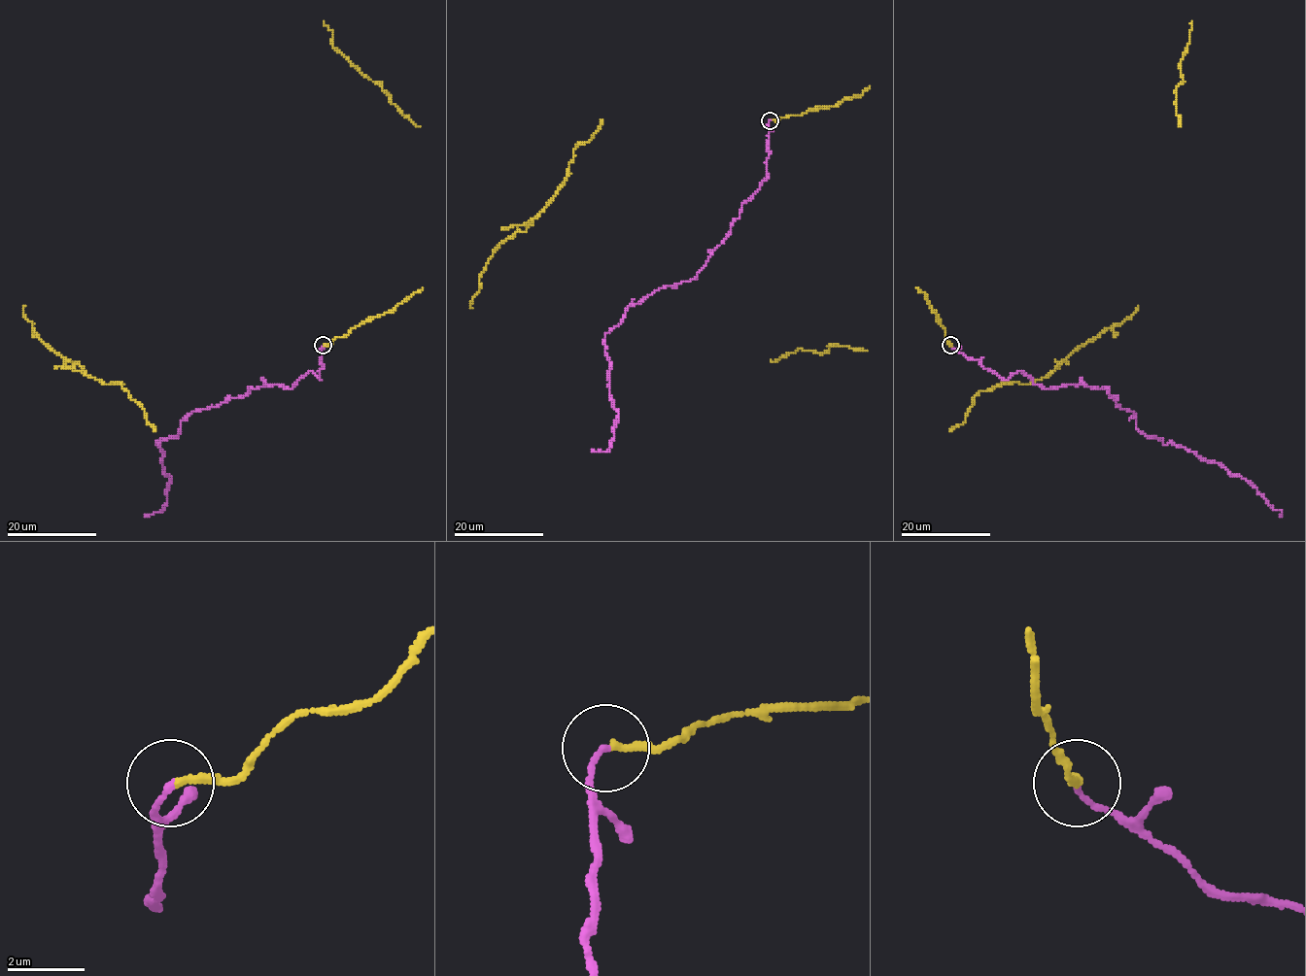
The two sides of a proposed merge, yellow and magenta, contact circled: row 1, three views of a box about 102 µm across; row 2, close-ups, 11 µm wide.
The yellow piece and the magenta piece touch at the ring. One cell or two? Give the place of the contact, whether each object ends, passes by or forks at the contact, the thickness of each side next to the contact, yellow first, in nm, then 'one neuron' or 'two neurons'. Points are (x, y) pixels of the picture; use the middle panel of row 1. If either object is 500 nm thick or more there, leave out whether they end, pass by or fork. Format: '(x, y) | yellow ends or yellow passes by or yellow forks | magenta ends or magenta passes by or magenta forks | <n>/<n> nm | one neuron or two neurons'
(770, 120) | yellow ends | magenta ends | 200/140 nm | one neuron

